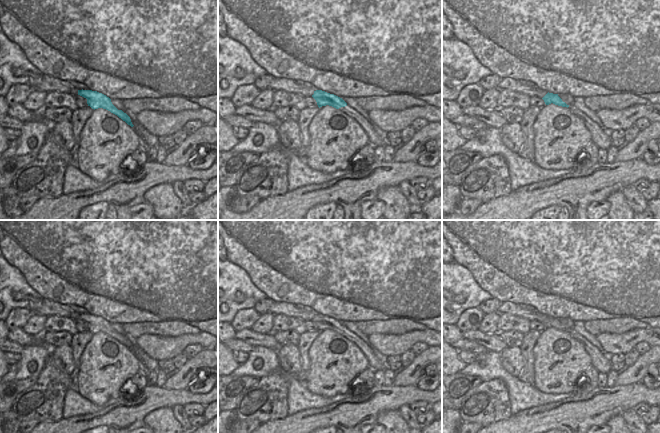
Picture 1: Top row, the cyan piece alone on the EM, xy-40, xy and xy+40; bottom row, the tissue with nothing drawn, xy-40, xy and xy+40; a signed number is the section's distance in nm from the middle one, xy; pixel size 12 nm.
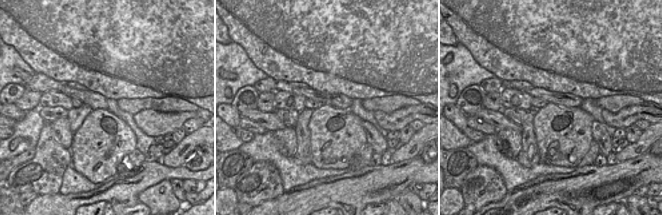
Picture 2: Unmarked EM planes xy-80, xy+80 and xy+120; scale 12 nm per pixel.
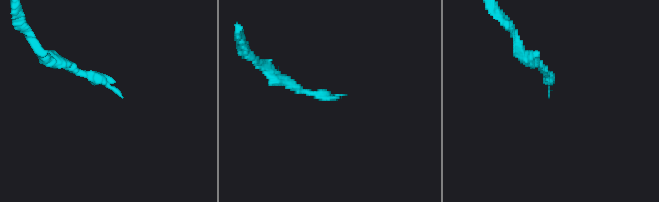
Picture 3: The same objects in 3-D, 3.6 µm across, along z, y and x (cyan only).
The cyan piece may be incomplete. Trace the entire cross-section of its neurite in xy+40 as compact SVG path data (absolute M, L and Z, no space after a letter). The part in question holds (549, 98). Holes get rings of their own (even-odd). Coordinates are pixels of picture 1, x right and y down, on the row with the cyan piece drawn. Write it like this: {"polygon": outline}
{"polygon": "M547 93L543 98L546 105L549 105L551 103L562 106L562 107L569 107L565 102L562 101L562 99L558 96L558 94L553 94L553 93Z"}

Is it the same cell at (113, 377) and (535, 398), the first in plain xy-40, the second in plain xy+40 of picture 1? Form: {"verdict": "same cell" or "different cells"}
{"verdict": "different cells"}

